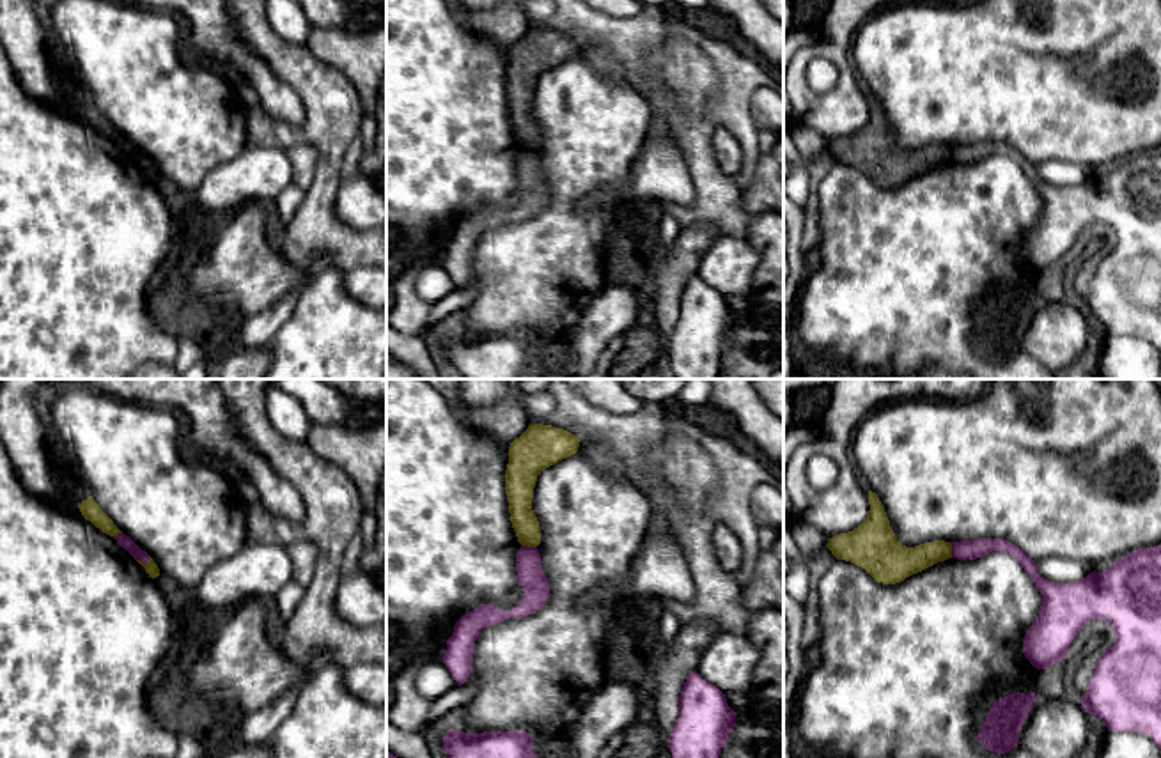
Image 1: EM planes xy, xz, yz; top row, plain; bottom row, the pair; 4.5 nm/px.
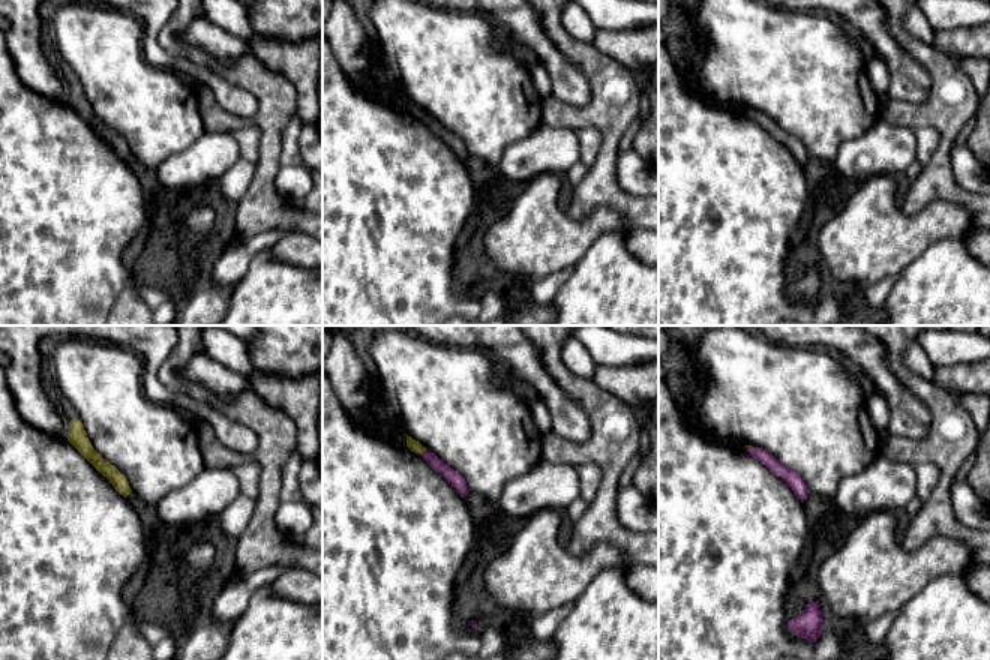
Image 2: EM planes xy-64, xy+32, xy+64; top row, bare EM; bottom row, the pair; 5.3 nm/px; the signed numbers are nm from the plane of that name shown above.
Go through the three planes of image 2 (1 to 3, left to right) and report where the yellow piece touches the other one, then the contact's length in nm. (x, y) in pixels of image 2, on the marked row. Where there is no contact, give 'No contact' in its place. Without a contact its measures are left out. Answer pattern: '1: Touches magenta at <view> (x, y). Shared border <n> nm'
1: No contact
2: Touches magenta at xy+32 (423, 452). Shared border 50 nm
3: Touches magenta at xy+64 (749, 447). Shared border 30 nm

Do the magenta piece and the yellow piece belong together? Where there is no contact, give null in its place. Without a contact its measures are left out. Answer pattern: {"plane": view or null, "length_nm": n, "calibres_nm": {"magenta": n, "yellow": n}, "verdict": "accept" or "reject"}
{"plane": "xy", "length_nm": 70, "calibres_nm": {"magenta": 60, "yellow": 60}, "verdict": "reject"}

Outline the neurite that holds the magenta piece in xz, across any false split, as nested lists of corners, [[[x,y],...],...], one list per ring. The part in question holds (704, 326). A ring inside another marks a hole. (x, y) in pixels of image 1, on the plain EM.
[[[691,275],[668,340],[675,379],[720,379],[721,351],[734,335],[736,319],[725,298]]]

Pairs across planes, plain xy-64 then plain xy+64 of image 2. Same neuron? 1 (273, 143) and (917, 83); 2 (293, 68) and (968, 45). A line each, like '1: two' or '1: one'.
1: two
2: one

